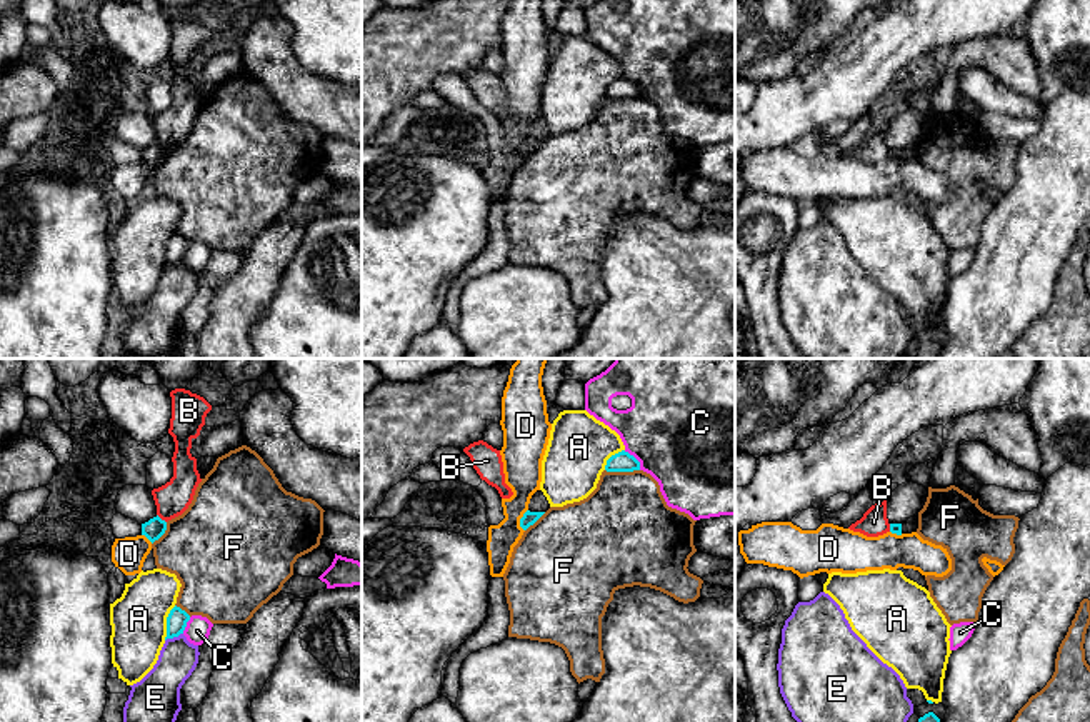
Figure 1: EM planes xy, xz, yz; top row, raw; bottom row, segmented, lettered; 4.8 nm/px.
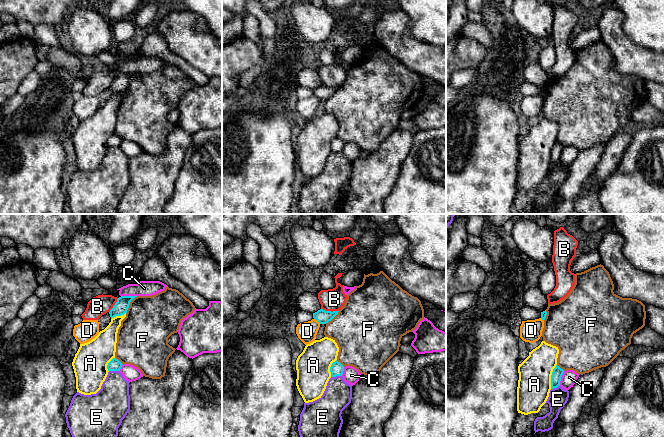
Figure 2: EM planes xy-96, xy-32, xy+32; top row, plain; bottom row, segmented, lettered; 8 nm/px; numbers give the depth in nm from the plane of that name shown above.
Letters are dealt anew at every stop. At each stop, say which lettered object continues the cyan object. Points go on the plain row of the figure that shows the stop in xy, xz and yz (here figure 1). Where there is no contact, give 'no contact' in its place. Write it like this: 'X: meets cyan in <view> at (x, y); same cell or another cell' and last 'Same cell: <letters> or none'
A: meets cyan in xy at (167, 249); another cell
B: meets cyan in xy at (160, 145); another cell
C: meets cyan in xz at (635, 85); another cell
D: meets cyan in xz at (520, 147); another cell
E: meets cyan in xy at (174, 262); another cell
F: meets cyan in xz at (622, 97); another cell
Same cell: none

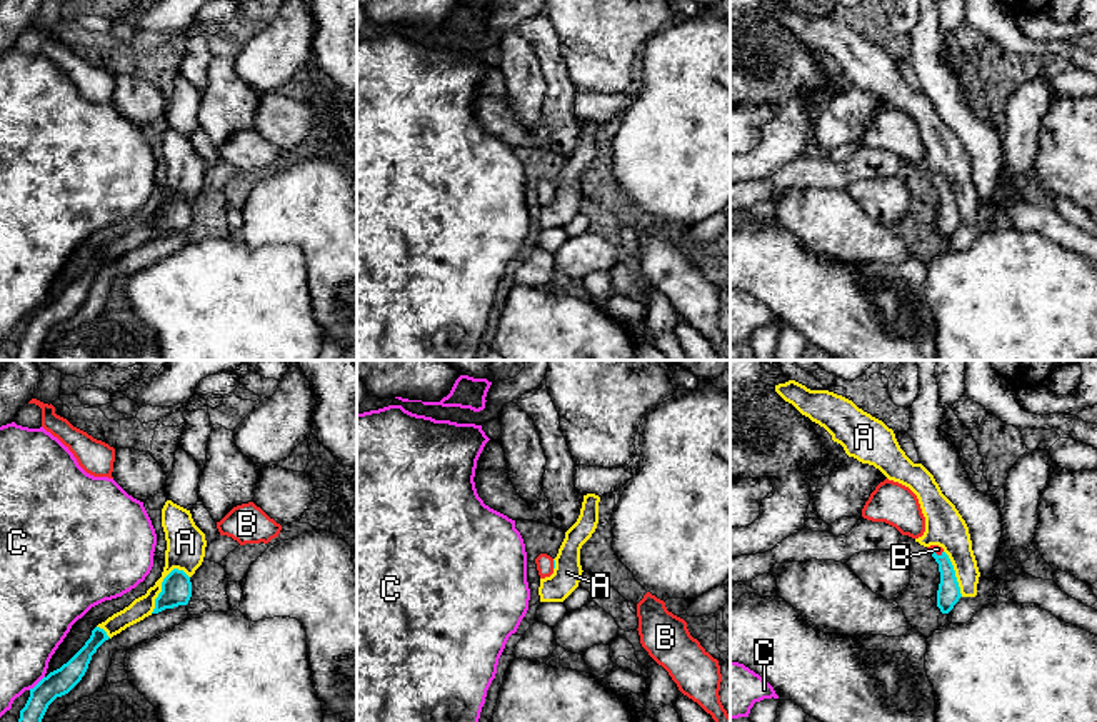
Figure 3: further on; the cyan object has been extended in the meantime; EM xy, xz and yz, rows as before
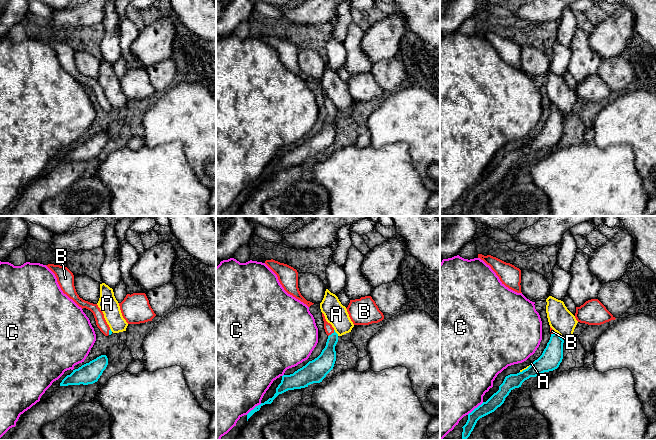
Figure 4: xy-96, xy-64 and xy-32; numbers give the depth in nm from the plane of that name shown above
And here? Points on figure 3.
A: meets cyan in xy at (162, 214); another cell
B: meets cyan in yz at (936, 180); same cell
C: meets cyan in xy at (37, 310); another cell
Same cell: B

